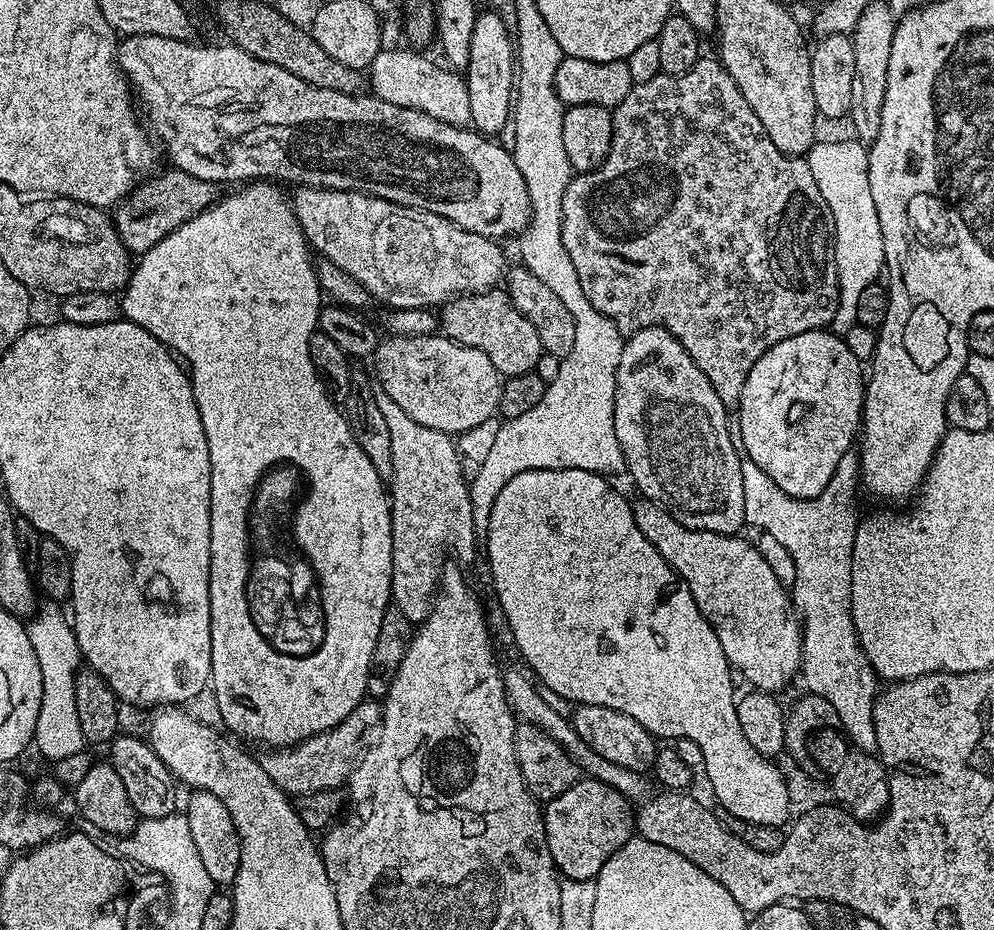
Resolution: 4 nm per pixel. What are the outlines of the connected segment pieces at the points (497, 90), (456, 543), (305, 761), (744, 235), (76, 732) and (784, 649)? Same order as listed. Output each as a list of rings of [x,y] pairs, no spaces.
[[[481,11],[475,20],[470,38],[470,58],[464,79],[470,100],[471,125],[485,136],[494,136],[511,119],[515,89],[515,47],[508,27],[494,12]]]
[[[378,382],[371,389],[390,435],[391,474],[386,491],[393,536],[391,603],[408,620],[422,622],[437,591],[440,559],[446,550],[461,563],[470,561],[476,552],[473,506],[455,441],[447,433],[415,422]]]
[[[366,698],[336,727],[301,740],[296,745],[273,749],[269,751],[272,753],[261,757],[261,764],[271,780],[290,796],[337,789],[351,776],[363,749],[364,734],[376,724],[378,726],[381,720],[381,705],[375,699]]]
[[[697,59],[696,63],[687,72],[680,73],[677,76],[657,75],[653,80],[644,80],[641,84],[640,81],[633,83],[623,102],[615,105],[612,112],[612,148],[599,168],[573,175],[572,180],[566,186],[566,194],[562,196],[562,246],[566,246],[566,254],[570,254],[570,262],[574,262],[574,270],[578,270],[578,282],[582,282],[582,290],[586,290],[586,298],[590,298],[594,310],[598,310],[611,318],[618,326],[621,334],[631,334],[643,328],[664,328],[686,349],[690,354],[690,358],[694,358],[698,370],[702,370],[702,374],[706,374],[706,378],[710,378],[710,386],[714,386],[714,390],[718,390],[718,398],[722,398],[724,407],[732,410],[740,403],[742,386],[746,386],[746,378],[750,374],[754,362],[758,362],[758,358],[762,358],[762,354],[766,354],[766,350],[770,350],[770,346],[778,346],[778,342],[782,342],[786,338],[794,338],[794,334],[806,334],[807,332],[818,332],[827,329],[832,322],[830,314],[835,314],[840,305],[840,302],[834,302],[832,298],[804,298],[802,300],[802,298],[794,298],[794,294],[788,294],[788,292],[784,294],[782,286],[778,286],[778,270],[772,270],[774,260],[770,260],[774,256],[774,254],[770,254],[770,236],[774,236],[778,232],[778,224],[782,222],[780,218],[786,214],[784,212],[786,202],[792,202],[792,198],[796,198],[796,196],[804,196],[806,188],[810,188],[810,194],[814,194],[813,186],[810,186],[810,184],[816,184],[814,174],[810,174],[807,159],[799,156],[788,156],[782,150],[778,150],[778,146],[774,146],[774,142],[770,142],[770,134],[766,134],[766,126],[762,126],[762,122],[758,122],[758,114],[754,114],[754,110],[750,110],[750,102],[746,102],[746,98],[742,98],[742,90],[738,90],[734,78],[730,78],[730,74],[725,70],[719,59]]]
[[[54,602],[43,603],[27,625],[30,644],[34,646],[34,653],[38,657],[43,682],[42,706],[39,708],[38,722],[35,723],[33,743],[34,748],[50,759],[50,762],[81,752],[85,745],[74,695],[76,674],[80,670],[82,657],[71,623],[59,608],[61,607]]]
[[[645,498],[638,499],[632,504],[632,513],[634,514],[634,522],[638,522],[638,530],[642,530],[642,534],[646,534],[646,538],[650,538],[650,542],[658,550],[658,554],[662,554],[662,558],[666,558],[666,562],[678,575],[679,579],[683,580],[684,584],[689,587],[690,593],[693,594],[694,600],[697,602],[698,610],[703,616],[708,619],[708,625],[710,625],[714,634],[718,636],[718,640],[721,643],[722,650],[725,651],[725,658],[735,671],[741,672],[746,679],[749,680],[753,689],[761,692],[779,693],[779,688],[784,688],[792,679],[797,679],[798,673],[801,671],[801,657],[803,654],[803,642],[804,634],[802,631],[801,617],[798,615],[796,608],[793,605],[793,598],[790,595],[789,589],[784,586],[783,582],[776,577],[776,572],[772,569],[772,564],[751,544],[748,540],[743,540],[743,535],[724,535],[722,533],[703,532],[698,529],[688,529],[680,521],[676,521],[675,518],[663,508],[661,504],[655,504],[652,500]]]

